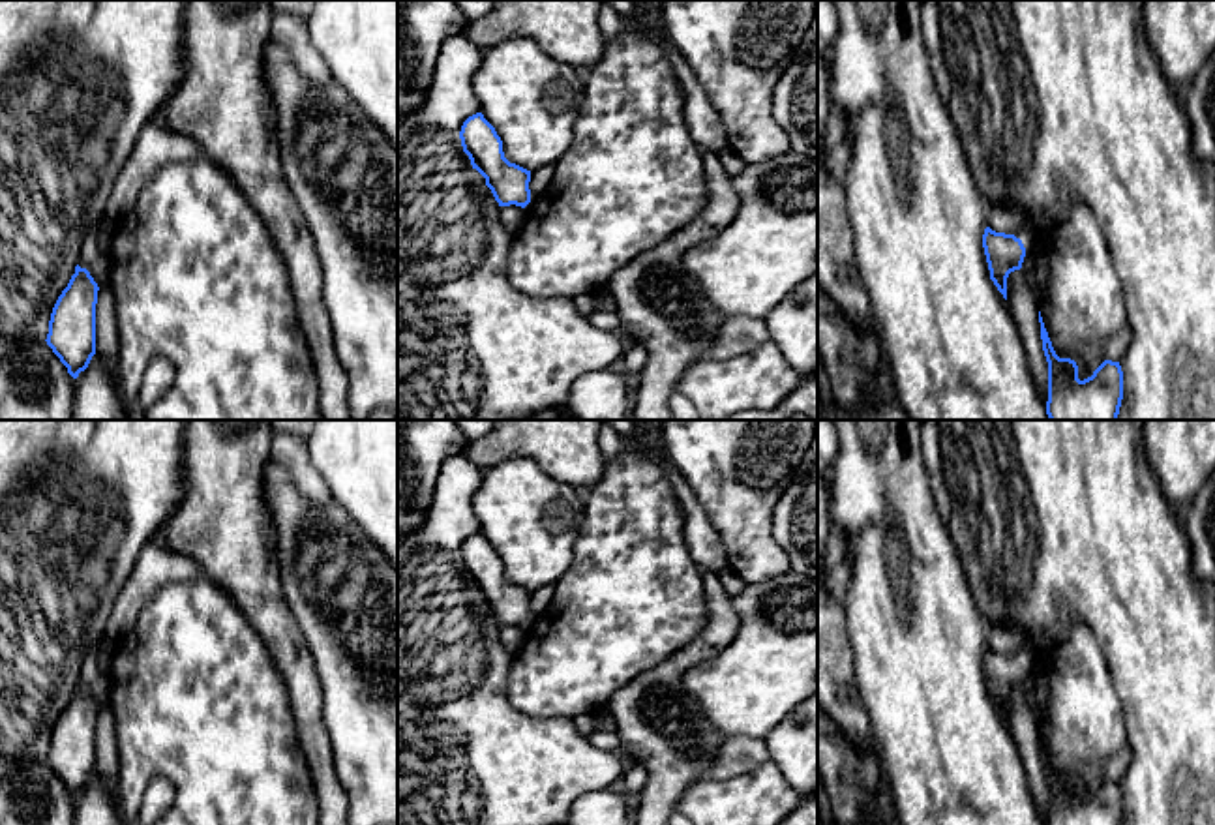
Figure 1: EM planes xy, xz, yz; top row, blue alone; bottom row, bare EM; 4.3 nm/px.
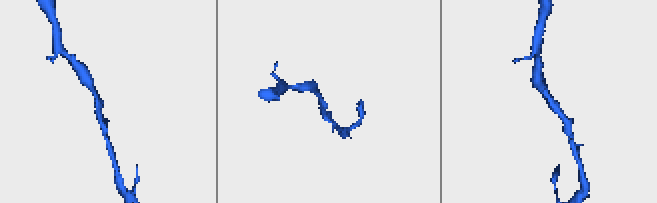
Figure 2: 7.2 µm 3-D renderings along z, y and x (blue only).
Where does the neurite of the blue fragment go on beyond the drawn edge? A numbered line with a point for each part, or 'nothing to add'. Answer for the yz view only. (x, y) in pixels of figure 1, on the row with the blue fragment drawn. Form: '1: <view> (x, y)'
1: yz (1028, 237)

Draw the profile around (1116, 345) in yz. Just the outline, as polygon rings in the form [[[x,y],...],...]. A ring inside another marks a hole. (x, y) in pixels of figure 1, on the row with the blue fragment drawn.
[[[1125,326],[1118,334],[1110,336],[1104,343],[1104,360],[1121,362],[1131,343],[1131,330]]]

